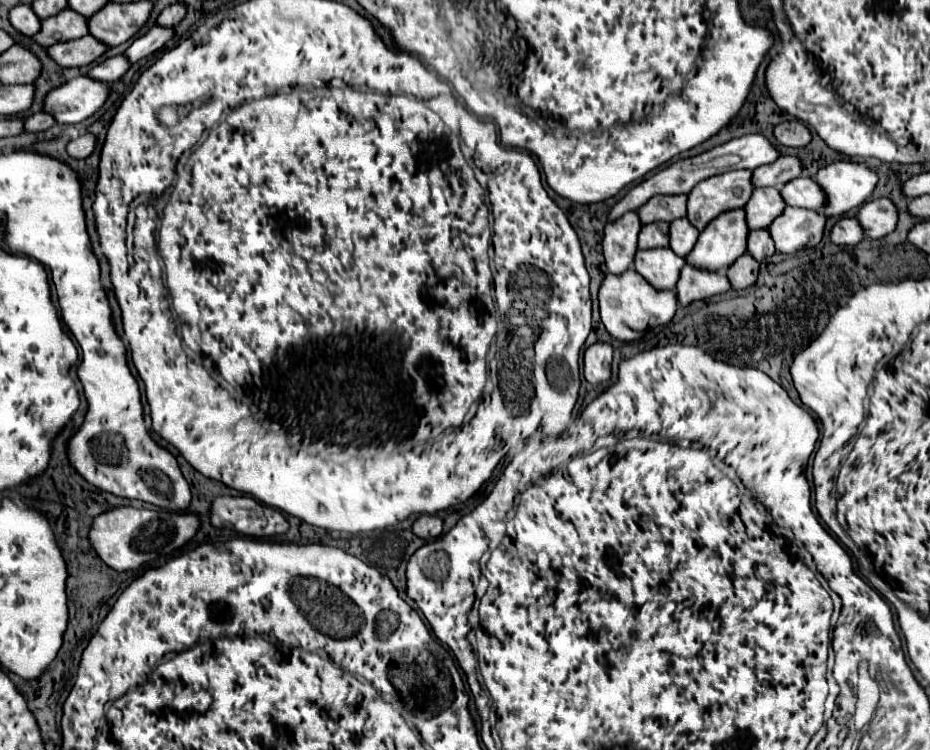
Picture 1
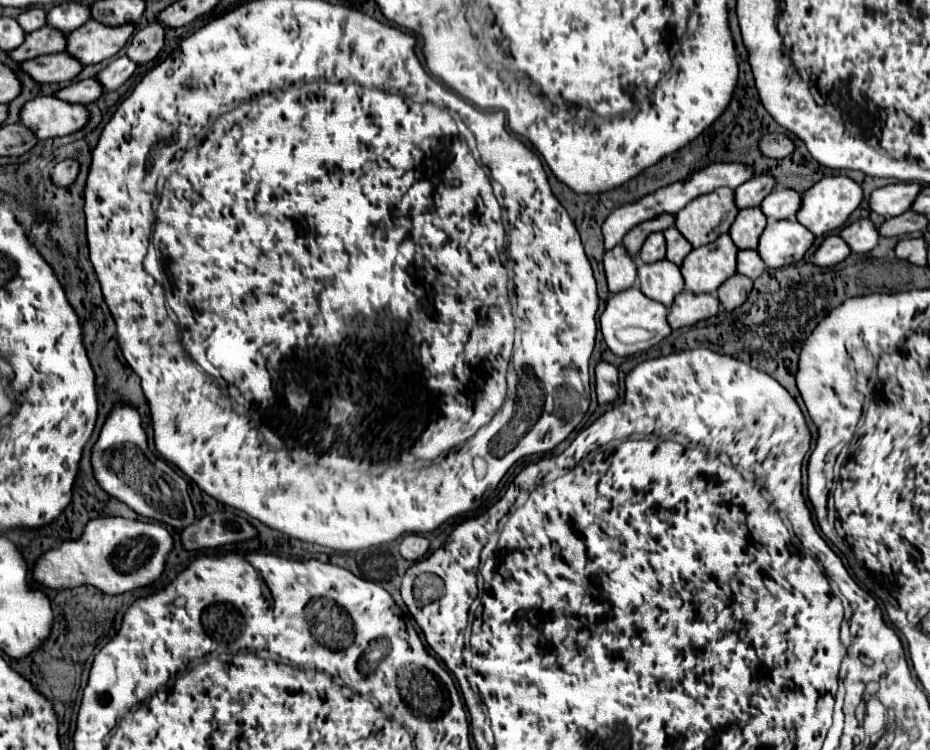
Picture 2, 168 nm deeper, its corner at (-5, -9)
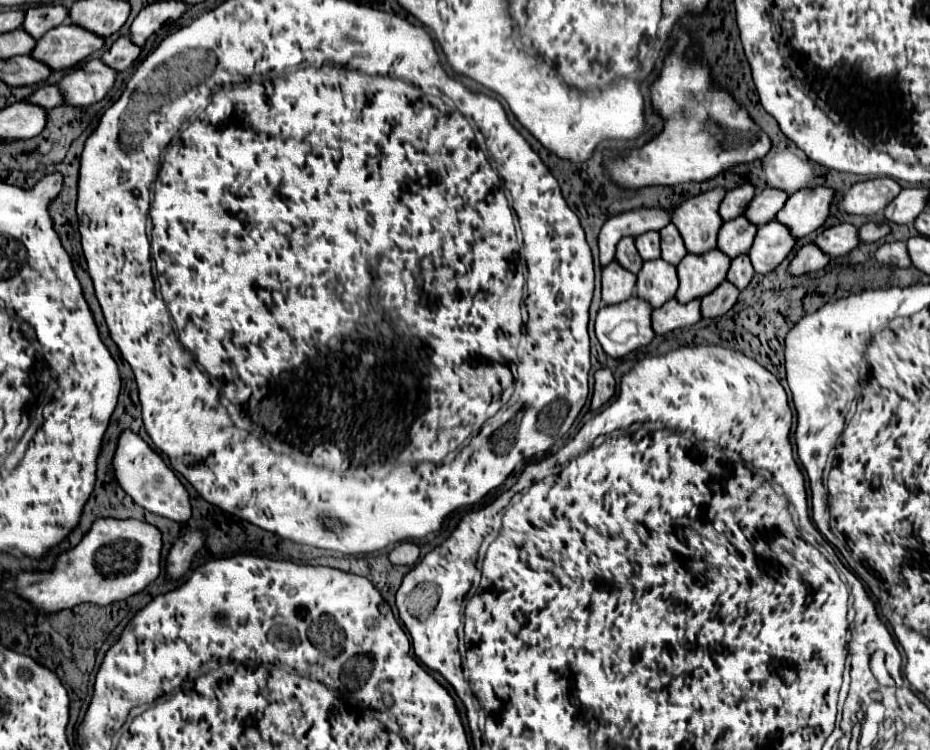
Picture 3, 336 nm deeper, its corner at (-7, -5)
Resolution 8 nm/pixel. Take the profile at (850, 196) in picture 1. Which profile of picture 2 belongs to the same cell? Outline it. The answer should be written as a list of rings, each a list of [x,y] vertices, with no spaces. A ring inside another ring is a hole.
[[[827,176],[821,178],[817,184],[813,184],[805,194],[803,194],[803,206],[799,208],[797,220],[809,228],[815,236],[829,234],[841,226],[845,226],[847,218],[859,208],[863,202],[863,188],[849,176]]]

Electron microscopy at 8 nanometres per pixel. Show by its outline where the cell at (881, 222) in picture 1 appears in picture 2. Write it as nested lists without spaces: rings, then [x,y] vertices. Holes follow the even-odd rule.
[[[859,218],[855,220],[853,224],[845,226],[839,234],[845,242],[849,242],[851,250],[853,252],[859,252],[859,254],[865,254],[865,252],[871,252],[879,240],[881,240],[881,234],[879,234],[879,226],[873,224],[869,218]]]

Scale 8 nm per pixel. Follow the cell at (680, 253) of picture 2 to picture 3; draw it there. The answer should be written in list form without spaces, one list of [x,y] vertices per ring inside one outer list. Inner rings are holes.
[[[667,224],[665,228],[659,230],[659,234],[661,234],[661,258],[677,266],[677,262],[681,262],[683,256],[687,254],[677,228],[673,224]]]

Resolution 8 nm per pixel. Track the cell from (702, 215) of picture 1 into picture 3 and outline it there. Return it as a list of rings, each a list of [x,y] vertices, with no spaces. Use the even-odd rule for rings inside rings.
[[[715,188],[689,198],[673,210],[671,222],[677,226],[689,254],[705,254],[715,248],[717,230],[721,228],[717,206],[721,204],[723,196],[725,190]]]

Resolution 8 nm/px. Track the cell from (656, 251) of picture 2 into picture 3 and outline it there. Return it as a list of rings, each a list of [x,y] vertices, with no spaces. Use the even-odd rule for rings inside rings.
[[[645,232],[635,238],[635,248],[641,254],[643,260],[655,260],[661,256],[659,248],[659,234],[657,232]]]

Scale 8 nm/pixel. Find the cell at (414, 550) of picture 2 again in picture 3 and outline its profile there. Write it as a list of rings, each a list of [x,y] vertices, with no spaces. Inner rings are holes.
[[[401,542],[389,552],[389,560],[399,566],[413,566],[419,558],[419,546],[411,542]]]

